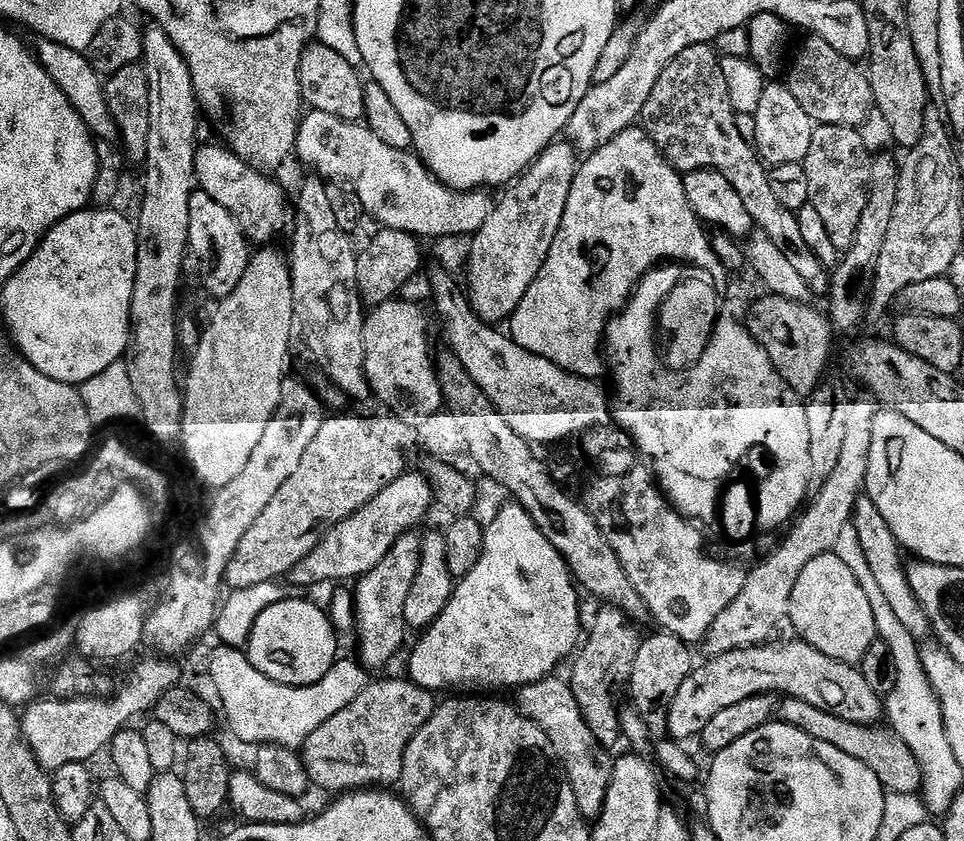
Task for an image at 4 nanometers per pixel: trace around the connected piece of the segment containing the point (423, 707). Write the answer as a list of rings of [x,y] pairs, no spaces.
[[[389,679],[369,683],[362,694],[350,702],[344,710],[338,711],[334,717],[318,726],[314,734],[306,738],[302,747],[304,768],[308,771],[313,785],[325,788],[334,794],[359,792],[361,790],[380,790],[385,786],[396,786],[402,774],[402,758],[406,754],[406,746],[410,746],[410,738],[426,726],[430,714],[434,714],[438,700],[422,686],[413,684],[411,679]]]

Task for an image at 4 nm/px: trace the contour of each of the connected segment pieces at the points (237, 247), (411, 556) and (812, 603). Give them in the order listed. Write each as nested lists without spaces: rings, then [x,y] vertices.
[[[195,191],[190,198],[190,238],[188,239],[191,259],[196,259],[200,267],[200,280],[204,288],[215,298],[230,295],[234,286],[242,282],[250,259],[250,241],[238,226],[234,214],[219,202],[214,202],[210,194]]]
[[[415,531],[407,532],[400,536],[398,542],[370,570],[365,576],[361,576],[354,584],[354,599],[356,602],[356,626],[354,636],[360,639],[360,655],[358,660],[364,668],[387,669],[397,658],[400,647],[404,644],[404,611],[406,610],[406,597],[410,595],[410,586],[414,584],[414,578],[418,574],[420,565],[420,541],[421,537]]]
[[[827,552],[814,558],[814,562],[809,562],[806,570],[802,570],[802,574],[798,574],[794,594],[790,594],[787,619],[790,624],[792,620],[792,628],[796,631],[793,633],[799,639],[814,646],[814,650],[822,650],[822,654],[826,654],[826,658],[834,658],[843,664],[859,665],[866,650],[870,650],[870,646],[878,639],[874,610],[870,610],[870,598],[866,598],[862,586],[858,586],[858,578],[854,578],[854,574],[847,568],[846,562],[842,562],[842,558],[838,558],[835,552]]]

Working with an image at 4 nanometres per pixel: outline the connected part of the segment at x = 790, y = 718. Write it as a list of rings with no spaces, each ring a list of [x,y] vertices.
[[[793,696],[779,701],[778,720],[781,724],[789,724],[802,730],[802,734],[810,734],[810,738],[818,738],[818,742],[827,742],[828,745],[842,750],[842,754],[850,754],[850,758],[858,758],[858,762],[862,762],[862,766],[870,766],[870,770],[874,770],[878,782],[882,782],[882,786],[888,792],[914,796],[924,787],[922,770],[918,766],[918,758],[914,758],[914,750],[910,750],[910,746],[906,746],[906,742],[902,742],[902,738],[898,738],[898,734],[887,726],[846,722],[846,718],[834,718],[834,714],[826,714],[826,710],[818,710],[818,706],[810,706],[810,702],[802,702]]]

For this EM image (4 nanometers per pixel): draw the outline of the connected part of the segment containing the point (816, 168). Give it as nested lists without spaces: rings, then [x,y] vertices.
[[[816,124],[810,138],[810,150],[802,163],[806,170],[806,183],[810,185],[809,204],[818,210],[834,246],[838,246],[841,254],[848,252],[850,246],[854,246],[854,234],[858,231],[862,210],[866,210],[872,165],[868,147],[855,128]]]

